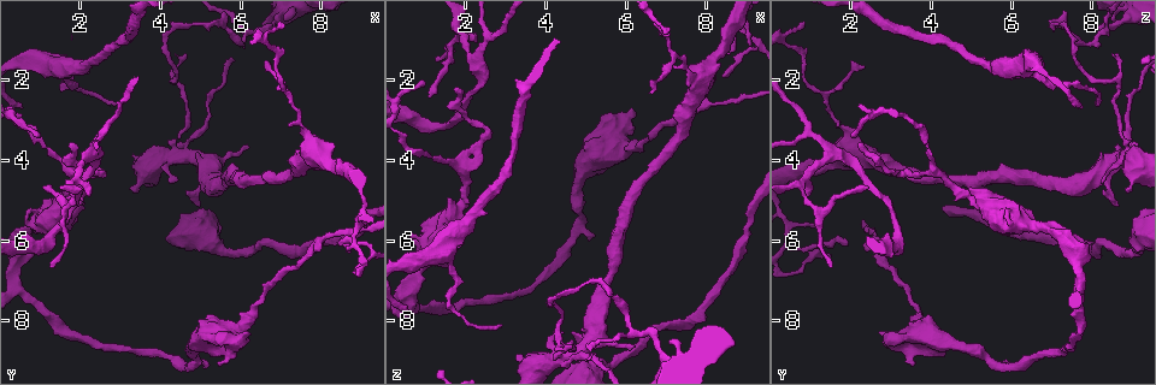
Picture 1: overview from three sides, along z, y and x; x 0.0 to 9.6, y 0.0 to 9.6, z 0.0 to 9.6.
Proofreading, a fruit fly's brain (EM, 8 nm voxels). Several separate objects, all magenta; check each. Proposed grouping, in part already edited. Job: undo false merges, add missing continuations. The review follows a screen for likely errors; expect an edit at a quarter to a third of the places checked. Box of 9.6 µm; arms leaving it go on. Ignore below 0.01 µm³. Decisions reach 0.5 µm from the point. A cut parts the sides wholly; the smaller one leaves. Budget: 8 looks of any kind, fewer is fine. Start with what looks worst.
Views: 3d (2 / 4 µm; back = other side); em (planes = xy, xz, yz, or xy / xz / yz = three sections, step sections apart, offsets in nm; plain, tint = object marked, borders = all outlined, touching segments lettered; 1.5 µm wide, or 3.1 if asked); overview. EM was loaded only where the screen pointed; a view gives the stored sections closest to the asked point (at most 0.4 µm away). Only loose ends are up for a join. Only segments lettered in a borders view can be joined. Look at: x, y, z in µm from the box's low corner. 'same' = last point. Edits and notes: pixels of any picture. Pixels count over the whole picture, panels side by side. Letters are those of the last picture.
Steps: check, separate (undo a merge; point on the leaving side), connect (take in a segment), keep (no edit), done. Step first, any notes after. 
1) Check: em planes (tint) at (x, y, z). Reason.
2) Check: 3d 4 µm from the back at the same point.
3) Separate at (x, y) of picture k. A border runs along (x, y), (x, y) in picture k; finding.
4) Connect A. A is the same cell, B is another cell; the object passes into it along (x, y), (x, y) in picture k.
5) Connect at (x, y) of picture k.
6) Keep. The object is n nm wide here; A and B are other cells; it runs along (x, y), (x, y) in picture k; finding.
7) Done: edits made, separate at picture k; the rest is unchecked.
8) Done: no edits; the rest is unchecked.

Check: em planes (tint) at (1.25, 6.65, 1.55). Tapers out.

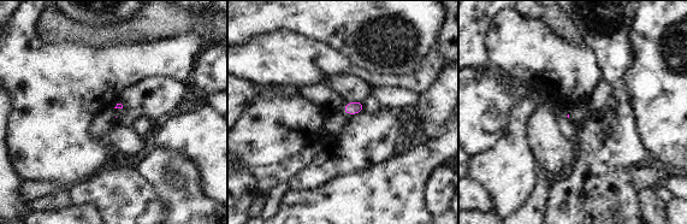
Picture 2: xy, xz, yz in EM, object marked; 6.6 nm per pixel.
Check: em planes (borders) at the same point.

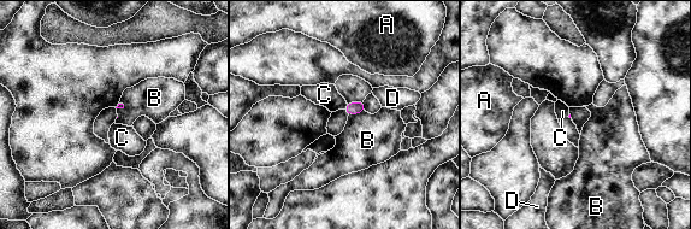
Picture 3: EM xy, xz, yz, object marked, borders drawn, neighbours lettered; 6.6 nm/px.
Keep. A, B, C and D are other cells; a border runs along (364, 110), (359, 113), (349, 115) in picture 3; no lettered segment goes on from it.

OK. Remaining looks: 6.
Check: 3d 4 µm at (9.10, 5.70, 1.10). Tapers out.

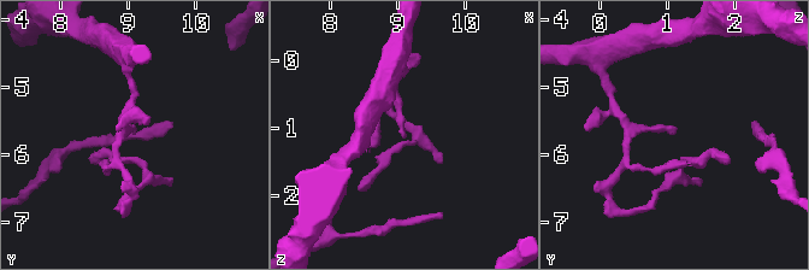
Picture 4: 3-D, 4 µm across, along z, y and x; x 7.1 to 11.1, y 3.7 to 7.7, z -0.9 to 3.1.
Check: em planes (borders) at (9.15, 5.65, 1.15).

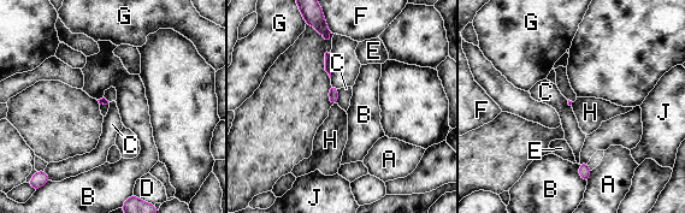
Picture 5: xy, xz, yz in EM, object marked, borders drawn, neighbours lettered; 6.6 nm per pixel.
Keep. A, B, C, D, E, F, G, H and J are other cells; none of them fits.

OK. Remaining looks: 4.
Check: 3d 4 µm at (4.40, 2.00, 8.60). Sharp bend.

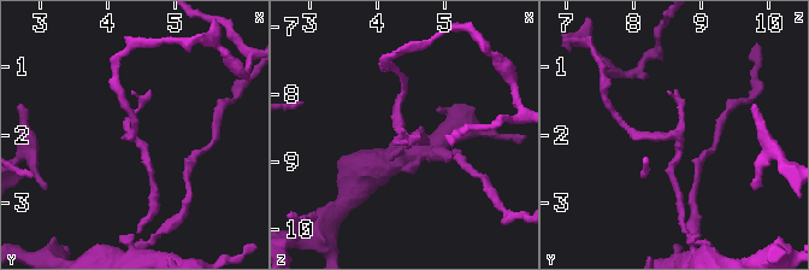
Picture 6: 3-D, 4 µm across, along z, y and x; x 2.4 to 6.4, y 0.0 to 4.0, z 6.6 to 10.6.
Check: em planes (plain) at (4.40, 2.05, 8.60). Now the EM.

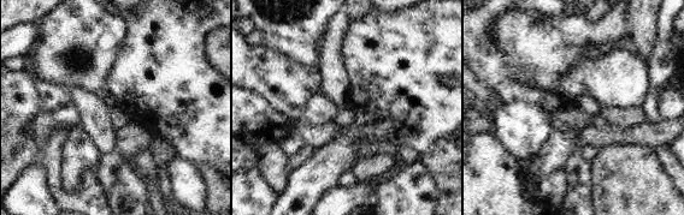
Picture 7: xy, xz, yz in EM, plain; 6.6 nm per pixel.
Check: em planes (borders) at the same point.

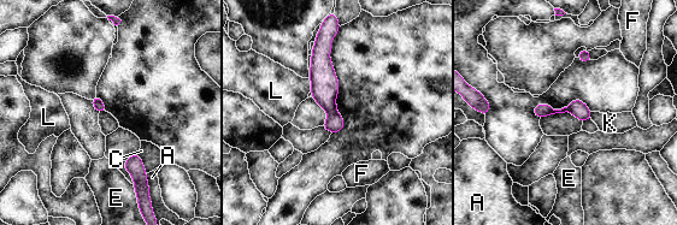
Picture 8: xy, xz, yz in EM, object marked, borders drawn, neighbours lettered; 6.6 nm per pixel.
Separate at (325, 87) of picture 8. A, C, E, F, K and L are other cells; a border runs along (336, 112), (329, 116) in picture 8; two neurons meet here.

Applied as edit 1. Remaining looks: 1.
Done: edits made, separate at picture 8; the rest is unchecked.

